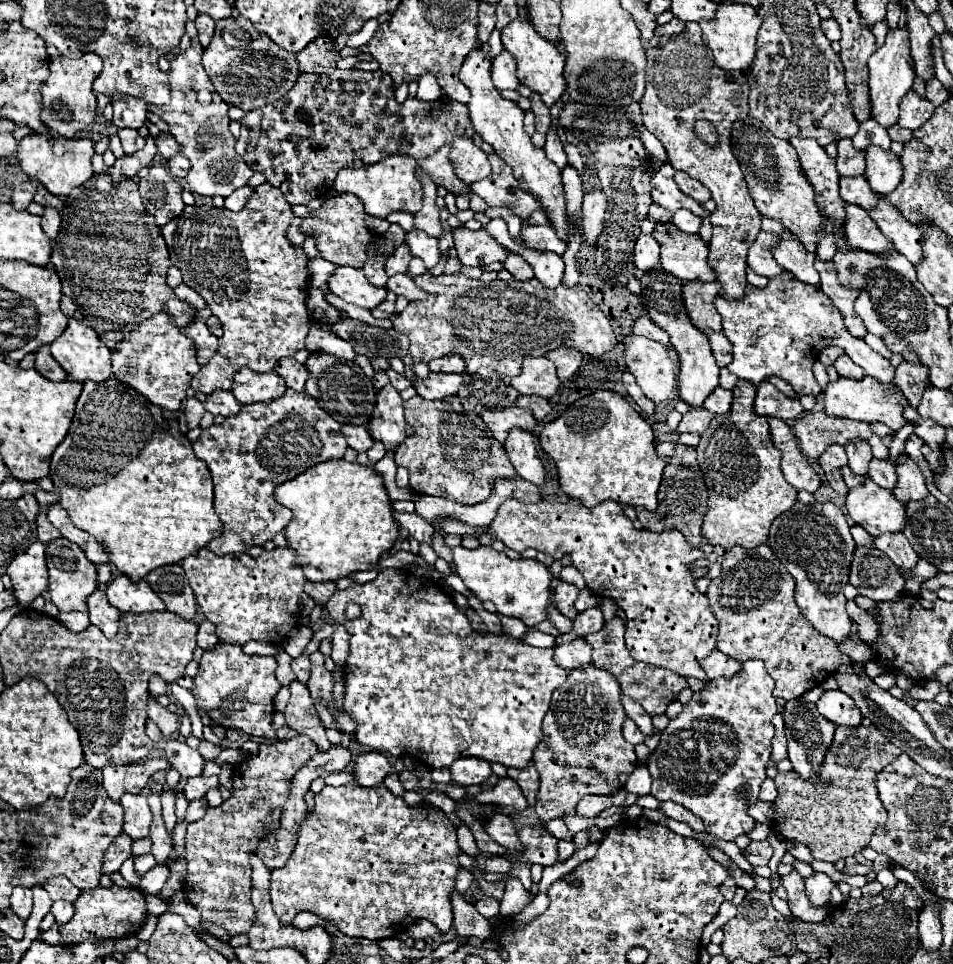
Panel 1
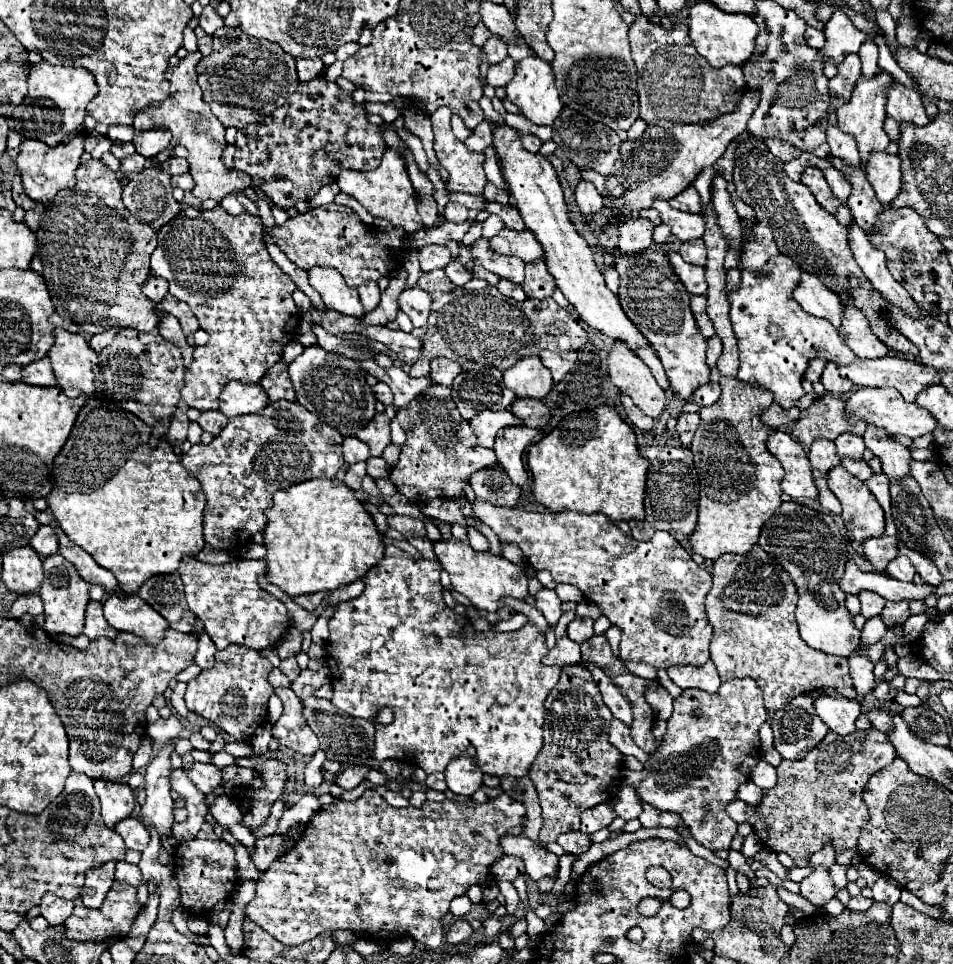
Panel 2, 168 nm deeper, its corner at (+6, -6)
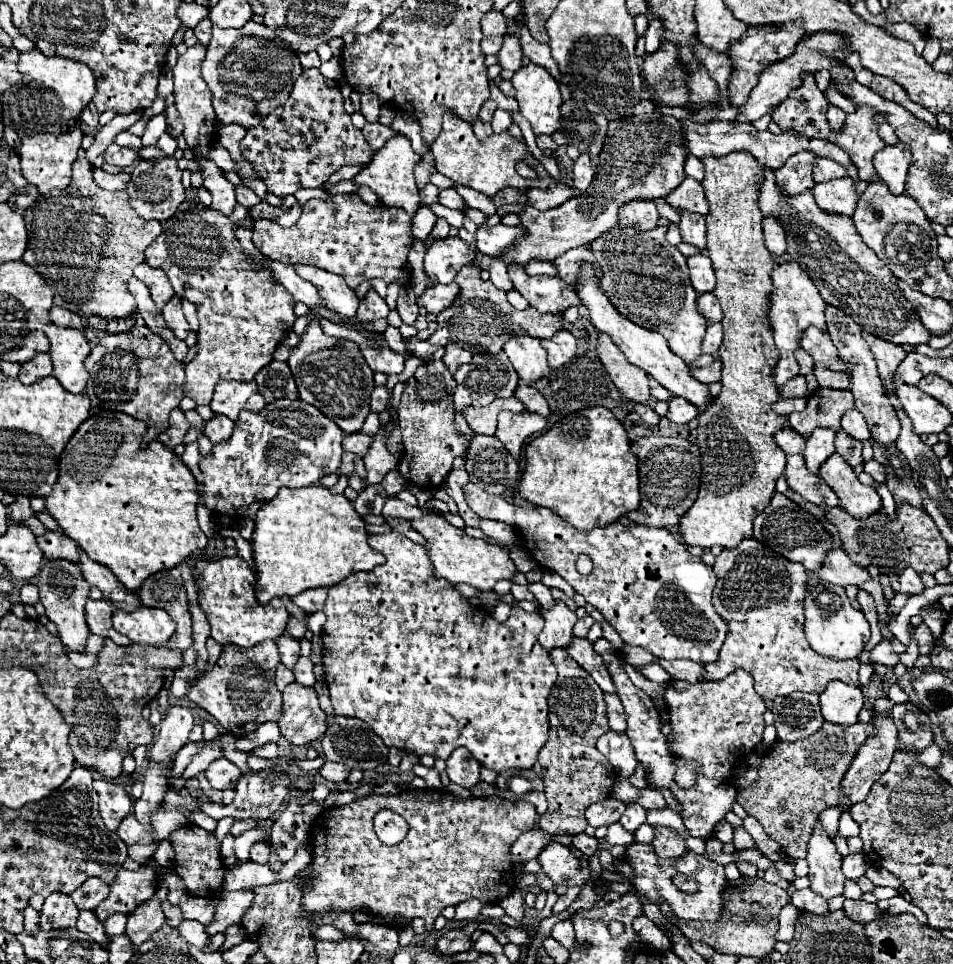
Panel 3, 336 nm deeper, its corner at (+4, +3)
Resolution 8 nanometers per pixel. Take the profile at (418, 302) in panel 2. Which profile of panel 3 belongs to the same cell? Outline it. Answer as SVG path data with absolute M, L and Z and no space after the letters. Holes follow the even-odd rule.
M456 282L436 284L436 286L424 290L418 304L422 304L430 314L440 314L442 310L452 306L452 302L458 298L458 294L460 294L460 286Z

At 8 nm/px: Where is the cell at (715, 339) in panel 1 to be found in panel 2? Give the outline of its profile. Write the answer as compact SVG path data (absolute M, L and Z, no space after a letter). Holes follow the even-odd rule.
M712 337L708 339L708 349L706 349L706 363L708 367L716 367L716 361L722 355L722 341L720 337Z

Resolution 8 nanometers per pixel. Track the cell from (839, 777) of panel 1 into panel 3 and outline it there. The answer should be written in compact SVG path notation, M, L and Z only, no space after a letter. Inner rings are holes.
M824 722L810 738L796 742L776 740L762 758L756 782L738 790L736 802L746 810L746 814L754 816L762 824L764 832L782 846L788 858L806 858L806 842L814 818L818 818L826 806L838 806L838 802L842 802L842 774L846 774L858 746L872 732L874 726L870 726L870 722L852 726Z

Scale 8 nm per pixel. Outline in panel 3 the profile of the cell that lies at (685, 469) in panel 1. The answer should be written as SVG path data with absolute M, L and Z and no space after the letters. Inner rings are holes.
M640 438L630 450L638 458L640 476L640 506L626 516L634 524L676 530L680 516L694 504L700 486L700 450L684 438Z

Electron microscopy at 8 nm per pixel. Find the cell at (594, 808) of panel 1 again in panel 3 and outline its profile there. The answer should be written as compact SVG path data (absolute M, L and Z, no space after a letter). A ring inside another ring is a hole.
M604 800L604 802L598 802L586 810L586 820L594 828L610 826L620 820L624 810L626 810L626 804L622 804L618 800Z

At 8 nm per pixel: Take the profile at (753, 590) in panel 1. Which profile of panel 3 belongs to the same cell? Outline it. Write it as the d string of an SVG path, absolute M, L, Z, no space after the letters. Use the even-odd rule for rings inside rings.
M742 540L732 550L722 550L714 562L716 588L712 604L716 612L728 624L728 636L716 662L704 666L700 682L722 680L732 670L740 668L752 674L756 692L764 700L774 700L796 690L822 694L832 680L842 680L850 686L858 686L858 660L834 662L814 654L804 636L804 594L806 594L806 570L794 564L758 540Z

